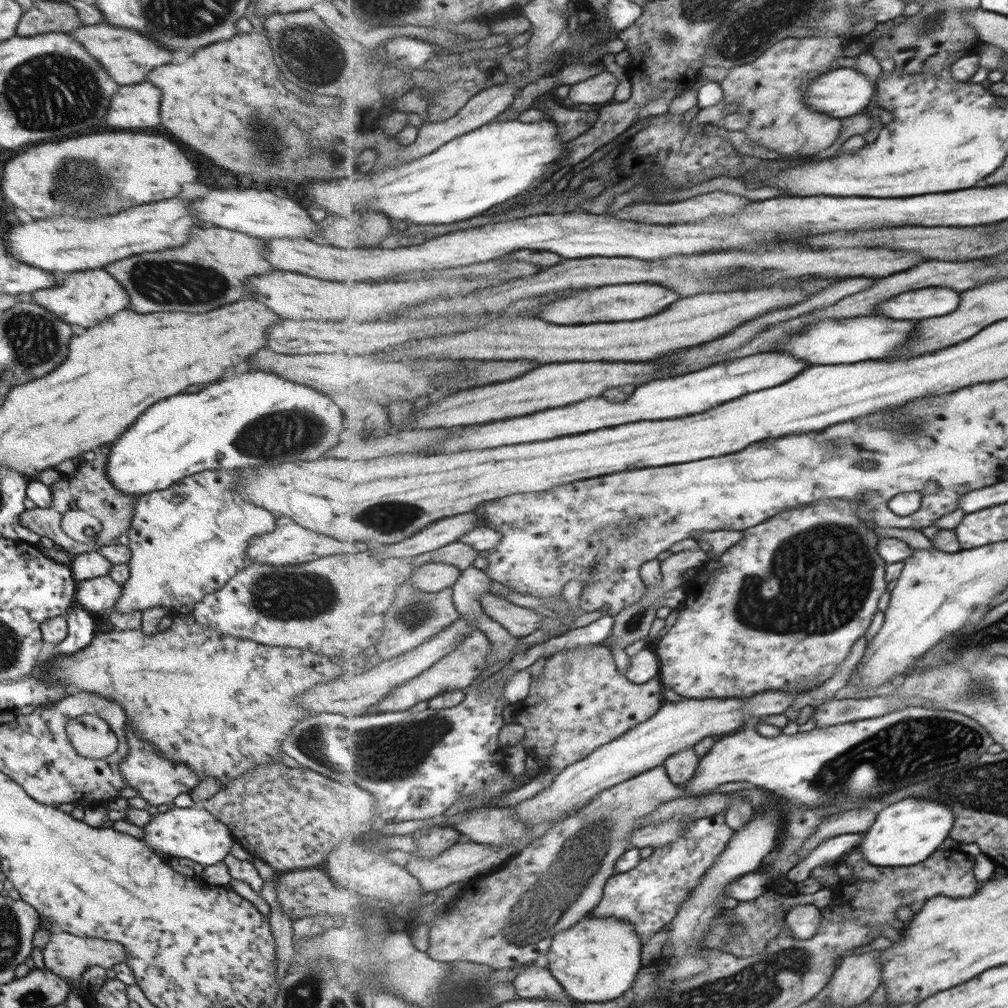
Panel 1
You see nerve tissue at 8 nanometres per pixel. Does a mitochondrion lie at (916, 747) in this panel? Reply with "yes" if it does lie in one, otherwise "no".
yes

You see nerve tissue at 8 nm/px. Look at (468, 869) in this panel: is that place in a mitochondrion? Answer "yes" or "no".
no

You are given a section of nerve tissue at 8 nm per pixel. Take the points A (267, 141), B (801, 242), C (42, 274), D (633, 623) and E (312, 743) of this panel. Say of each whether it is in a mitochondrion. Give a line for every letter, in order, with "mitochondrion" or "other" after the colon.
A: mitochondrion
B: other
C: other
D: mitochondrion
E: mitochondrion

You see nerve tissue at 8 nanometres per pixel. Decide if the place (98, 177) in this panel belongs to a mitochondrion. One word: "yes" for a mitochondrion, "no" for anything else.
yes

